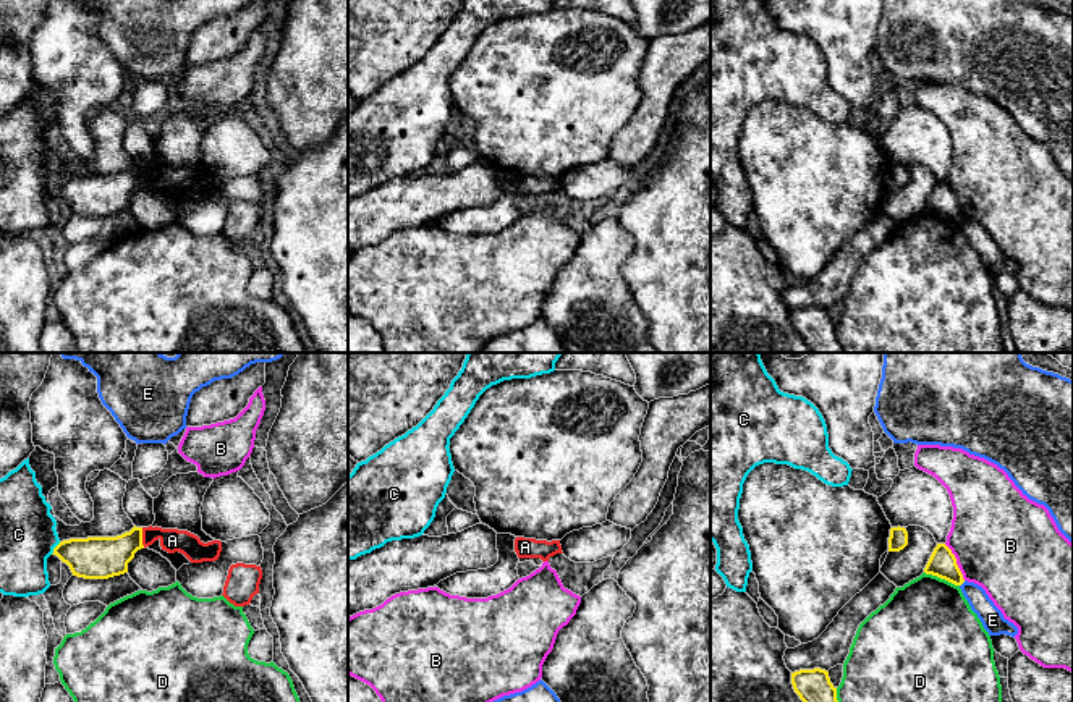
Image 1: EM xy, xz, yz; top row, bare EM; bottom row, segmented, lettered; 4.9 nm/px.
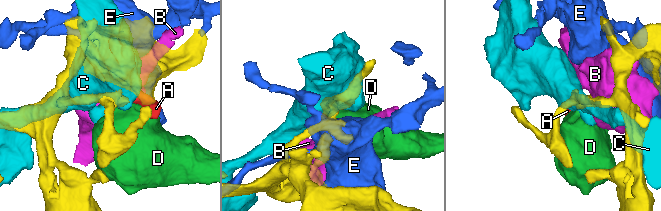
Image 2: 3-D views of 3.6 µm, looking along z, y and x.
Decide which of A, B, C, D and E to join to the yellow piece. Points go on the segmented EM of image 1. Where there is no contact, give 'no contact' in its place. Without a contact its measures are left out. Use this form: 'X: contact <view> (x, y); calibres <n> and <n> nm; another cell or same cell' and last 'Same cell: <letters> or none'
A: contact xy (141, 537); calibres 200 and 120 nm; same cell
B: contact yz (955, 562); calibres 140 and 480 nm; another cell
C: contact xy (54, 549); calibres 200 and 280 nm; another cell
D: contact yz (942, 578); calibres 140 and 460 nm; another cell
E: contact yz (962, 583); calibres 140 and 120 nm; another cell
Same cell: A

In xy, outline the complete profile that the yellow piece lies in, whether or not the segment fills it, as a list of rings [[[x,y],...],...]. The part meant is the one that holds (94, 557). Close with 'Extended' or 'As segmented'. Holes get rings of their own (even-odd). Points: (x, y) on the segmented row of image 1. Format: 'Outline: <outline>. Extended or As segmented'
Outline: [[[142,527],[117,537],[87,537],[60,542],[52,555],[66,563],[73,576],[108,579],[128,573],[128,563],[142,545]]]. As segmented

